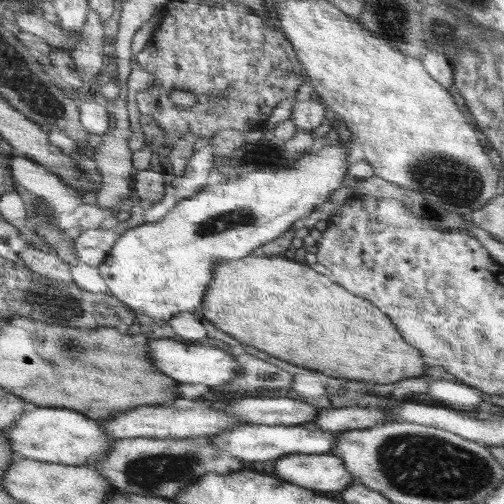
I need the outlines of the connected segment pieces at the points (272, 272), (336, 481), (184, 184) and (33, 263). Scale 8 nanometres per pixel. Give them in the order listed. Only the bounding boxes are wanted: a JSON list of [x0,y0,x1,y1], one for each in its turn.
[[202,251,426,384],[270,453,358,494],[167,145,213,201],[18,246,73,282]]

